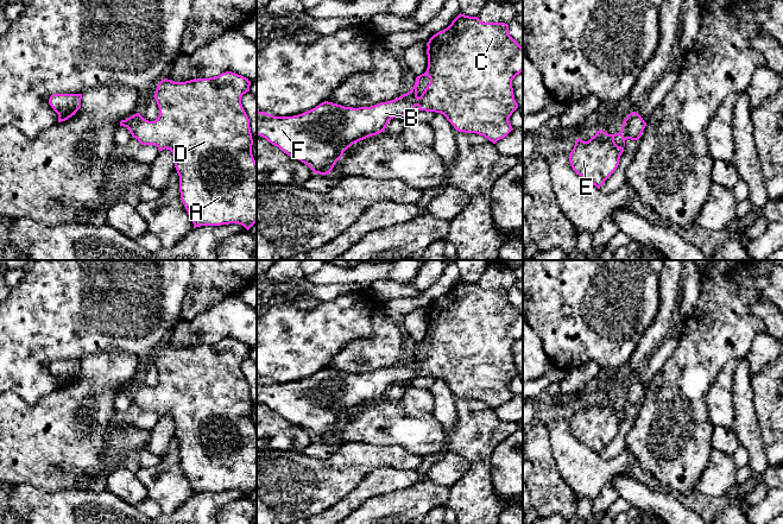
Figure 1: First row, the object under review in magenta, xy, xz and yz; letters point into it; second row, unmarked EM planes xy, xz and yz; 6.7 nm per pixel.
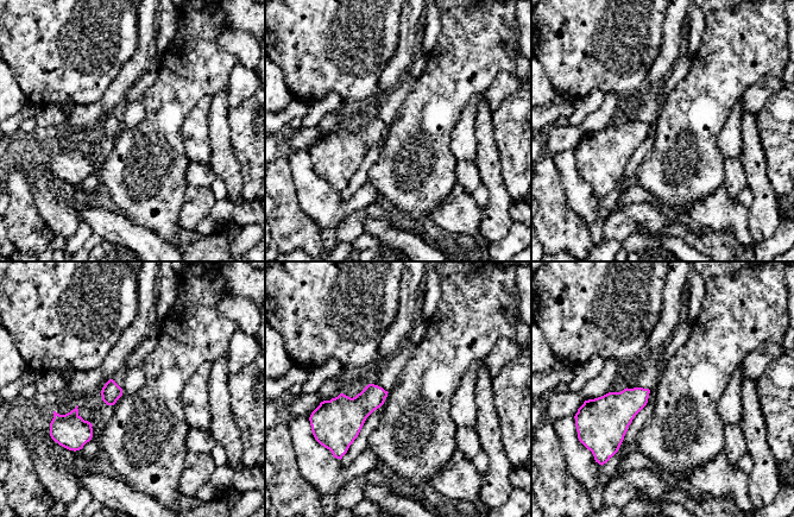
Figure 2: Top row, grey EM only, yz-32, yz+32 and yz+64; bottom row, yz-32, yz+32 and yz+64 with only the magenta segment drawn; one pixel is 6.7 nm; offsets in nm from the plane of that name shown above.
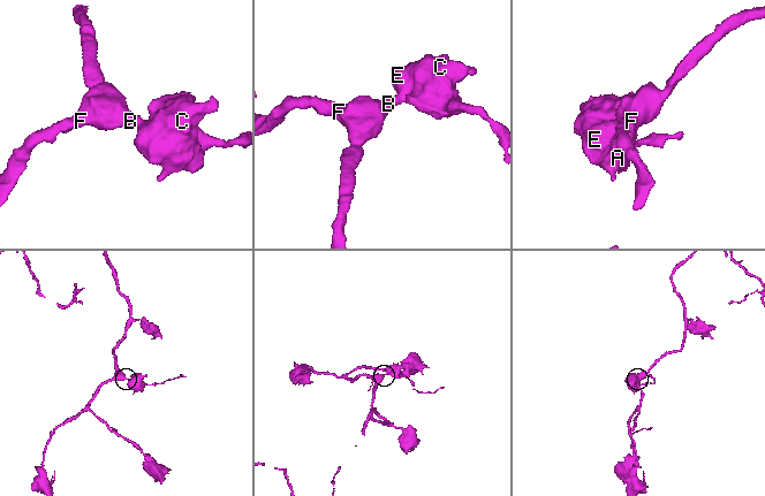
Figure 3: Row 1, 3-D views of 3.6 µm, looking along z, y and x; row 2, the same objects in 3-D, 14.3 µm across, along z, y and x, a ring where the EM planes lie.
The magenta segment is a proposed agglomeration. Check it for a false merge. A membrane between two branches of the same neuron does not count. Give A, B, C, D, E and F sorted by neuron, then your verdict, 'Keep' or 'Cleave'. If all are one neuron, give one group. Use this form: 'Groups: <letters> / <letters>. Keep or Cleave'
Groups: A B C D E F. Keep

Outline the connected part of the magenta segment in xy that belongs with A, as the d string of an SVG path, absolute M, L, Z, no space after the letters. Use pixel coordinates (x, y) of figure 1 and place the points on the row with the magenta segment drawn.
M232 71L185 82L164 78L153 95L159 108L154 121L144 119L139 113L120 121L120 126L127 127L141 145L154 145L159 151L168 149L172 152L179 176L181 200L194 228L238 223L248 231L257 222L257 162L252 154L250 119L241 105L241 97L250 91L250 86L248 78Z

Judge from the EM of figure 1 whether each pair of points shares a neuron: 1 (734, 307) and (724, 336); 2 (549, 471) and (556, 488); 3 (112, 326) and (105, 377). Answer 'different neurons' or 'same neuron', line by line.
1: same neuron
2: same neuron
3: different neurons

